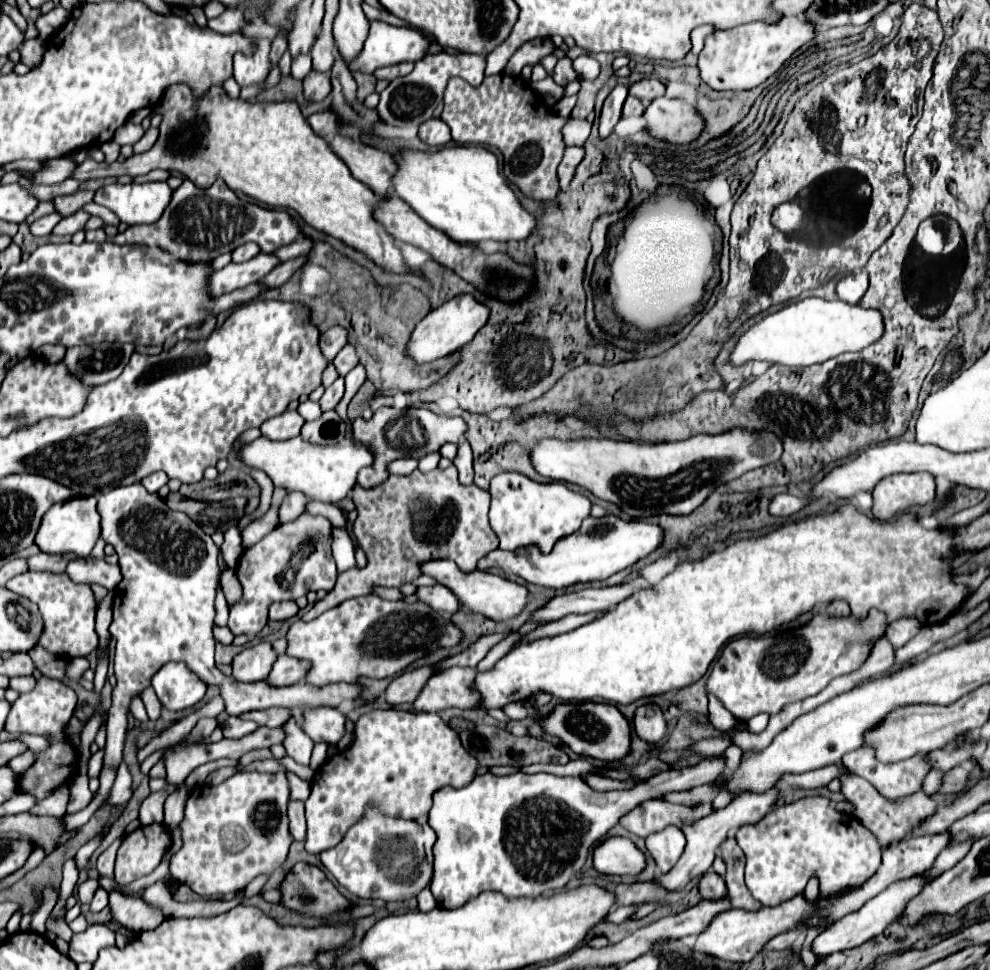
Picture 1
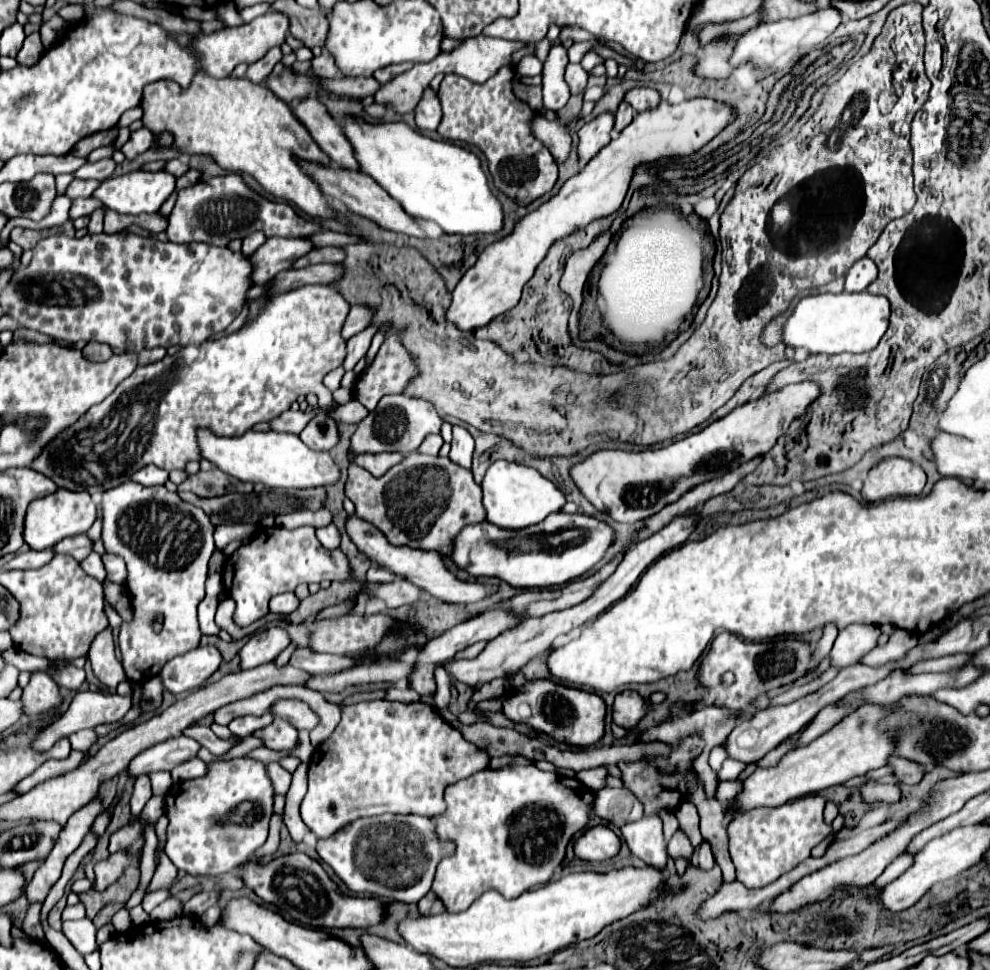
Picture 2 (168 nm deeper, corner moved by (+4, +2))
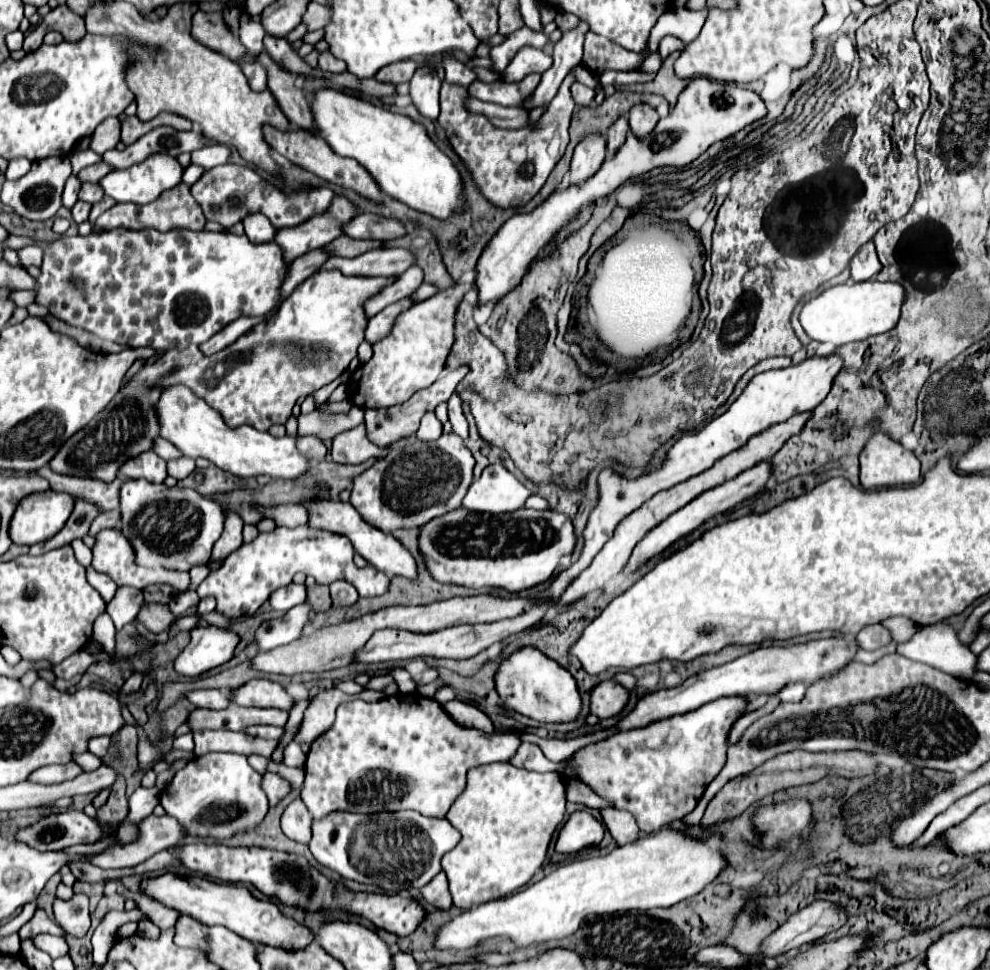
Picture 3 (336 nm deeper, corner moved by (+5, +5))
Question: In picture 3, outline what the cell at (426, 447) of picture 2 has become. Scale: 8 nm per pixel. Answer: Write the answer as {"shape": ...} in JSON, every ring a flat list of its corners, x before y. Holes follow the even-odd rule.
{"shape":[[427,413,421,419,421,427,417,431,417,439,419,441,437,441,443,433,443,427,439,423,439,419,435,417,435,413]]}

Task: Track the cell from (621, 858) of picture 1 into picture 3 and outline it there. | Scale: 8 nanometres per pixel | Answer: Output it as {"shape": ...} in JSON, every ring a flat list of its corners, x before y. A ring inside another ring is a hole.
{"shape":[[575,811,565,827,559,831,555,851,557,853,579,853,585,847,597,847,603,841,605,827,587,811]]}

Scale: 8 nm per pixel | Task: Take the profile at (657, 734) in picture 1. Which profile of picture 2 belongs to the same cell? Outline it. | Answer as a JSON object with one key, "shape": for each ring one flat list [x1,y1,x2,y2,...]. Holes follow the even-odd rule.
{"shape":[[634,690,618,692,612,704,612,720,614,724,630,730,644,716,644,698]]}

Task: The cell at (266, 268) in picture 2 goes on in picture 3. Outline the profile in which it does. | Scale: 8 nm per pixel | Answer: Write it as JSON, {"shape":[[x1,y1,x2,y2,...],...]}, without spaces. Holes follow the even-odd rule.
{"shape":[[335,197,333,205,327,213,309,219,297,227,289,227,277,231,273,243,277,243,283,251,285,263,331,243,341,235,341,227,355,217,355,207,345,197]]}

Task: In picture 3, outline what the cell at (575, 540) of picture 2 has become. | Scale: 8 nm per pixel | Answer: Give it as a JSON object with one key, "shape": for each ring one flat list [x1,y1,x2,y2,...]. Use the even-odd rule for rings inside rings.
{"shape":[[461,507,421,527,419,549,425,555,431,575,441,583,457,583,473,589,503,587,511,593,519,593,523,589,531,589,539,583,545,583,553,577,553,571,559,567,559,557,571,555,575,551,575,527,565,513,553,509,519,509,503,515,485,515]]}

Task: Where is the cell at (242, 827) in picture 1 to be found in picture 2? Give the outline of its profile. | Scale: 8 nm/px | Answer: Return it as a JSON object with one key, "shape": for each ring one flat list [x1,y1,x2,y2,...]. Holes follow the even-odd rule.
{"shape":[[242,756,242,758,232,758,232,760,216,760,216,762,208,762,206,766,208,766,208,770,206,770,206,774,204,774,202,778,186,780,186,782,178,782,178,784,174,784,174,786,168,790,166,798,164,798,164,802,166,802,166,816,170,818,170,824,168,824,168,842,166,842,166,854,168,854,168,858,174,862,176,868,186,870,186,872,192,874,192,876,194,876,194,874,214,874,214,876,216,876,216,874,232,872,236,866,244,864,244,862,254,854,254,850,258,850,258,848,264,844,264,840,266,840,266,836,268,836,268,822,270,822,270,816,272,816,272,798,274,798,274,790,272,790,270,778,268,778,268,774,266,774,266,766,264,766,260,760,252,760,252,758]]}

